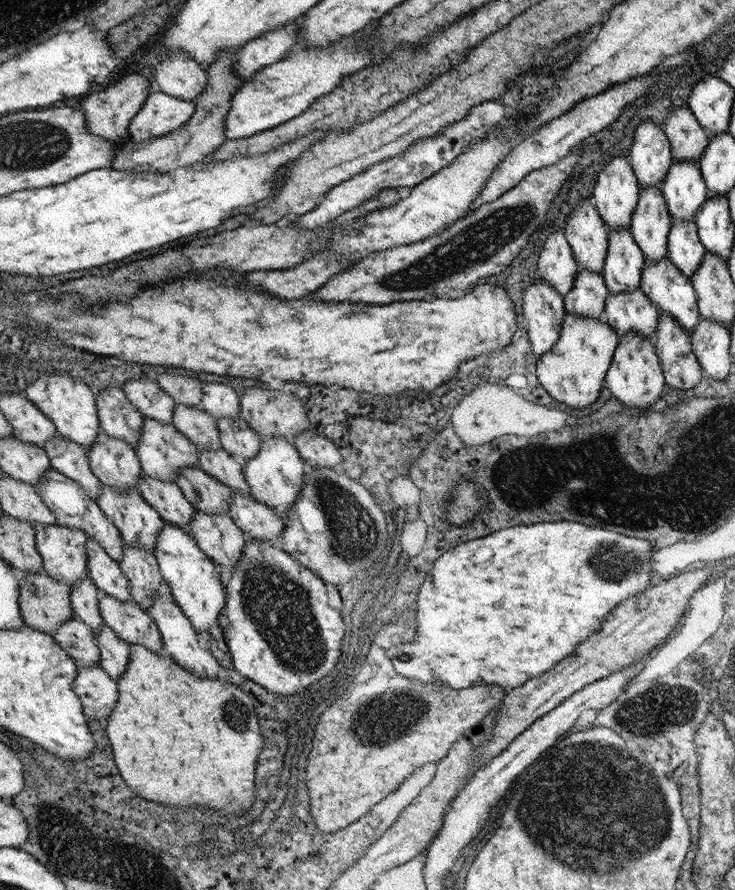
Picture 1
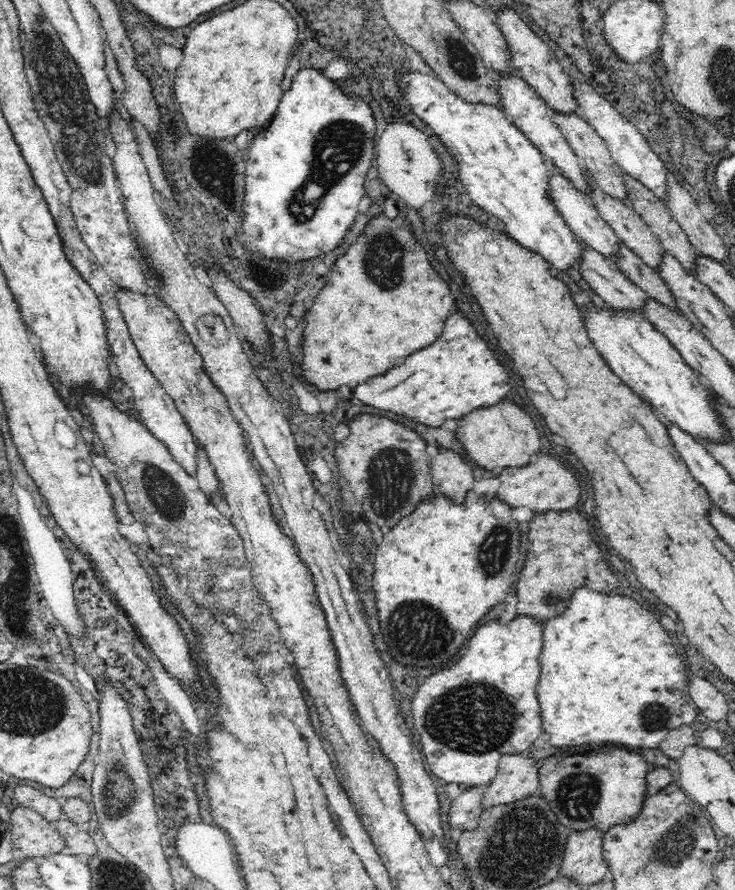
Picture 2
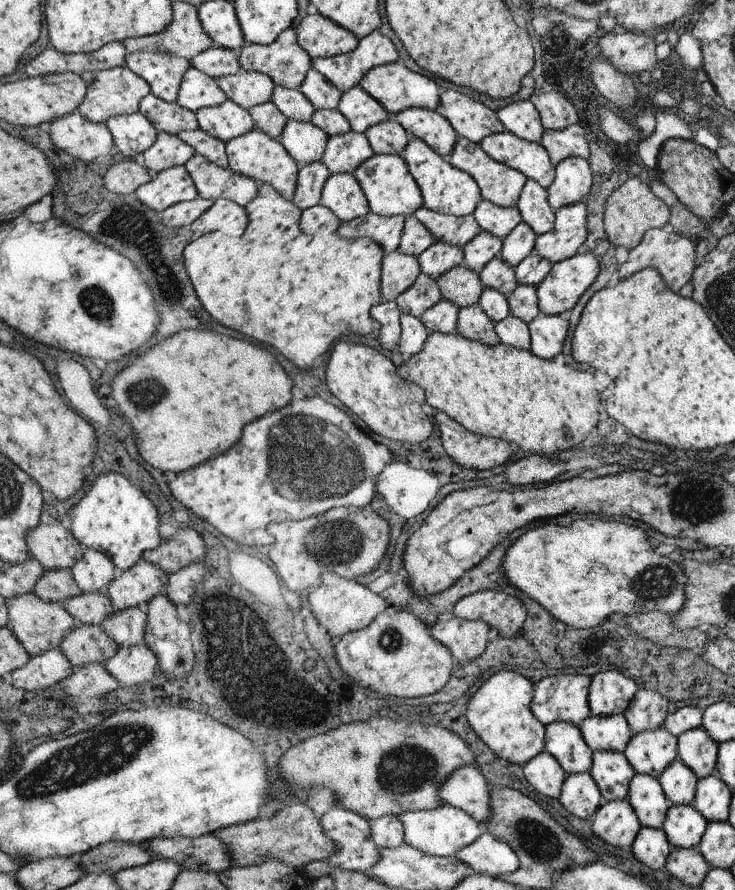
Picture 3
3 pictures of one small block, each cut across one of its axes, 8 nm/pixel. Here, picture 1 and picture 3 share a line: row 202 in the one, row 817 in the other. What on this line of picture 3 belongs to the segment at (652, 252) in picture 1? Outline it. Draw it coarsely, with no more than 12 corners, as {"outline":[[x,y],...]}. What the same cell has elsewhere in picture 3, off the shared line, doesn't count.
{"outline":[[633,776],[625,800],[639,824],[663,828],[673,802],[657,778]]}

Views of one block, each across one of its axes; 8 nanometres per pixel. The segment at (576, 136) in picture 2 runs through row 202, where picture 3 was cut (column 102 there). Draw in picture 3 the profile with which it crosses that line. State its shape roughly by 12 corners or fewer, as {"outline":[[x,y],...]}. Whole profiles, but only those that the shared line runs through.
{"outline":[[113,612],[99,628],[119,648],[145,644],[147,614]]}

